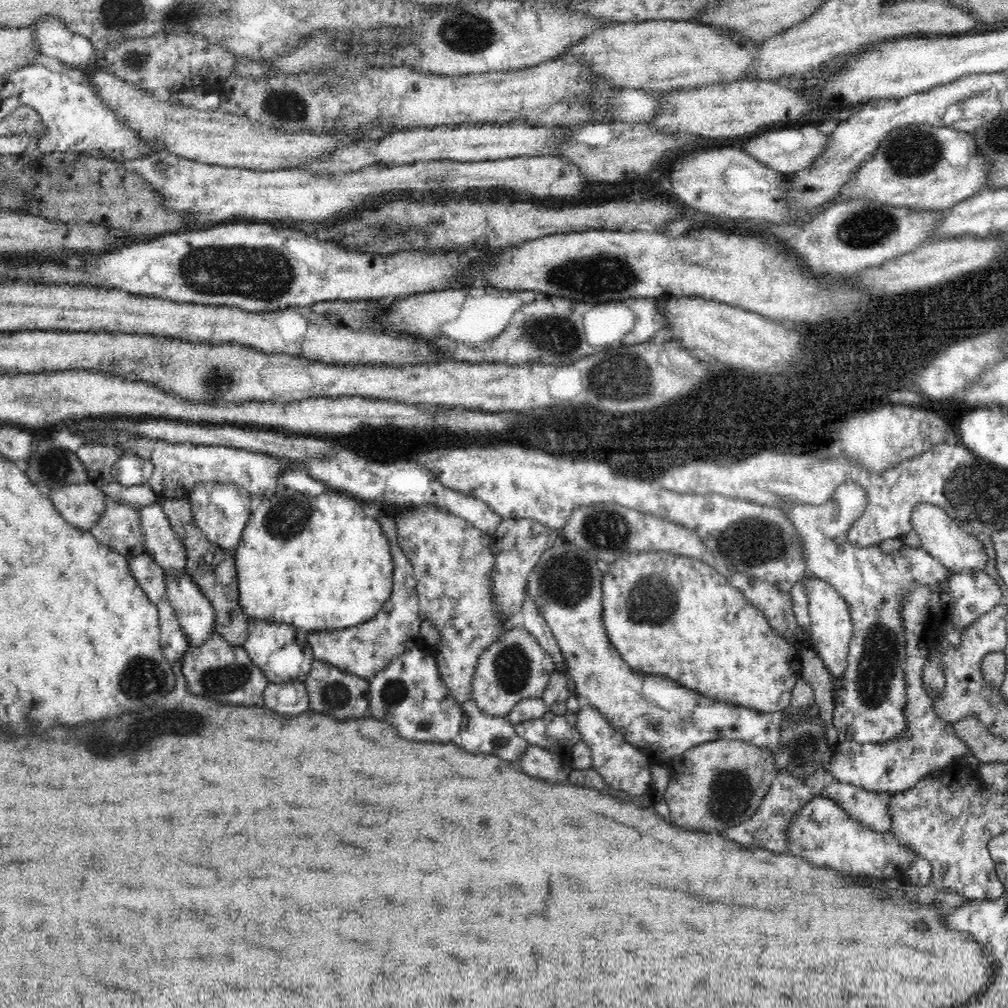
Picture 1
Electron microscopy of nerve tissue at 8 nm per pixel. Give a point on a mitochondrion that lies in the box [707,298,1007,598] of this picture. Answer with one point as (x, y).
(752, 542)

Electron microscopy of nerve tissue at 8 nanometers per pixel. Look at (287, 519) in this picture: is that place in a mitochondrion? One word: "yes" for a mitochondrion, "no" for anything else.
yes

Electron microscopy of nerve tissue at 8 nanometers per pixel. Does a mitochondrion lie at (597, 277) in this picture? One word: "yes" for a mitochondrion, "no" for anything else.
yes

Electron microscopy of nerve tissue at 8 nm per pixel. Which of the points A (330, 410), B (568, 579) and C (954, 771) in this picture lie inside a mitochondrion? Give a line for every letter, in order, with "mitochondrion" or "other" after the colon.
A: other
B: mitochondrion
C: other

